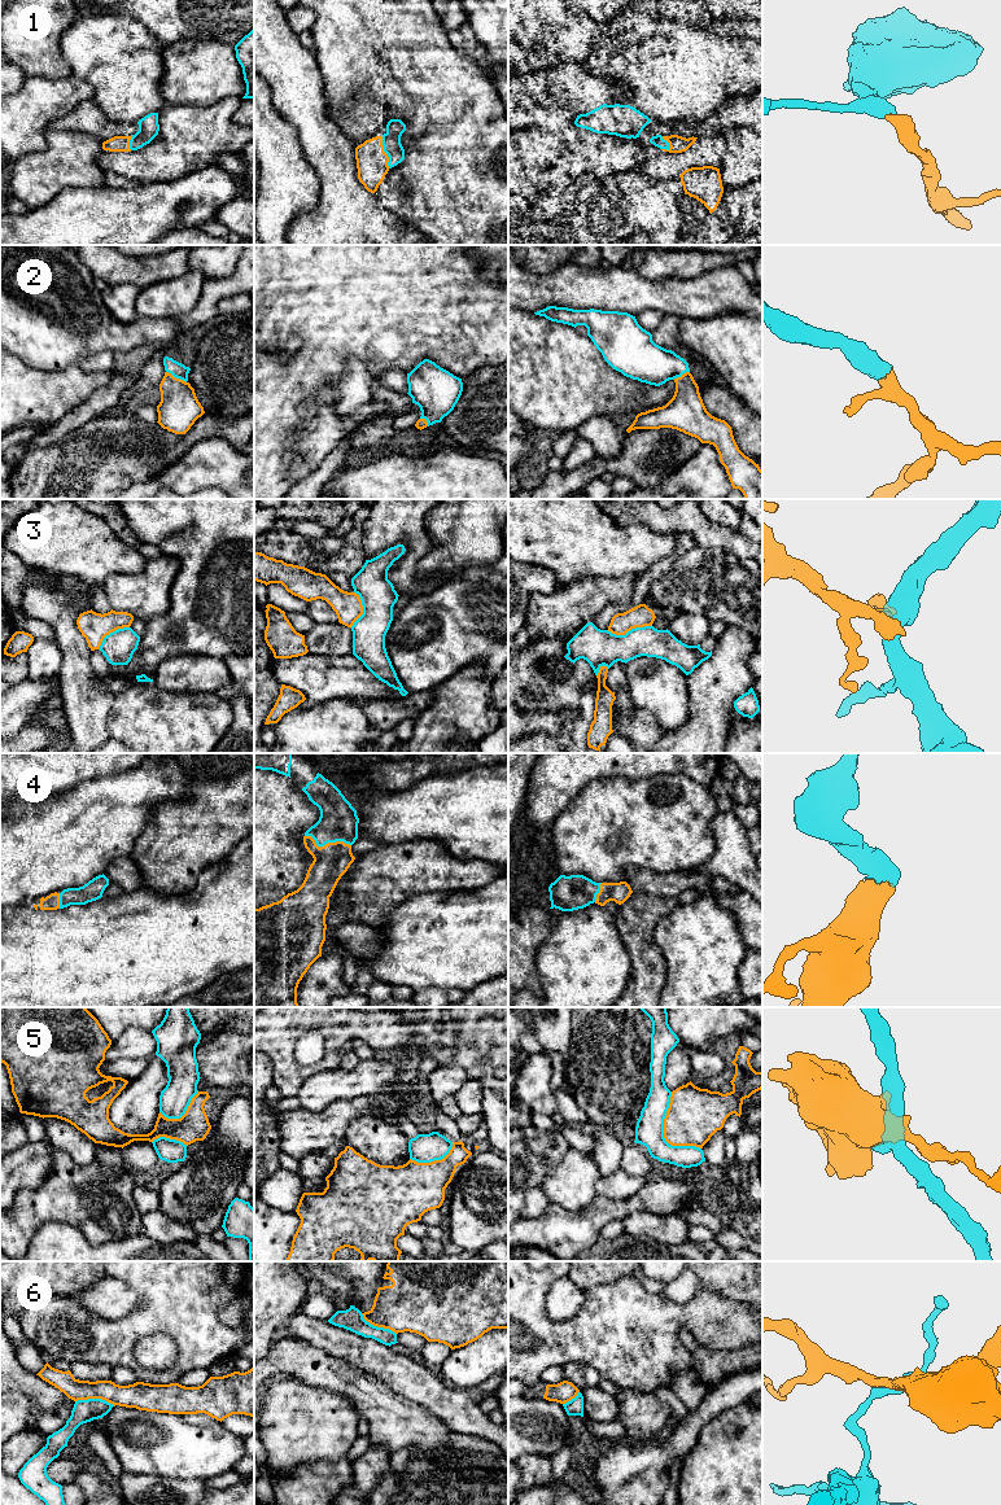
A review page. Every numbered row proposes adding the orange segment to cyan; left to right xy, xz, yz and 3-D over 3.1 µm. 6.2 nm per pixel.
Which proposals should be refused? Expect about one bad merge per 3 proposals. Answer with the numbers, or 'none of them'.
3, 5, 6

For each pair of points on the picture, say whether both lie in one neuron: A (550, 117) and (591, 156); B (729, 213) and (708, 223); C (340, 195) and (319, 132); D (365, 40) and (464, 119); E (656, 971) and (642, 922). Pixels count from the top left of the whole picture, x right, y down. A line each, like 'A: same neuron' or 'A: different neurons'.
A: different neurons
B: different neurons
C: same neuron
D: same neuron
E: same neuron

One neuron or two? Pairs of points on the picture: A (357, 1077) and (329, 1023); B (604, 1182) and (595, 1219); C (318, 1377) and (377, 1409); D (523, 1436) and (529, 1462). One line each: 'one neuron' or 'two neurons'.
A: two neurons
B: two neurons
C: one neuron
D: two neurons

